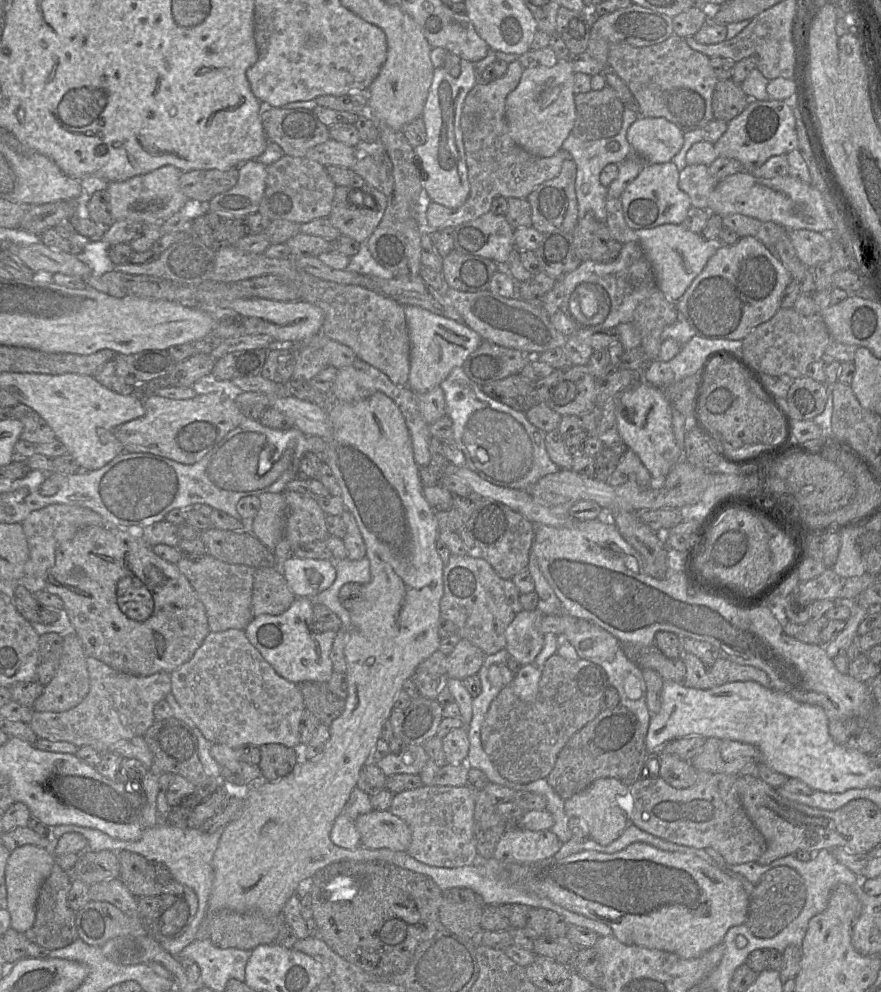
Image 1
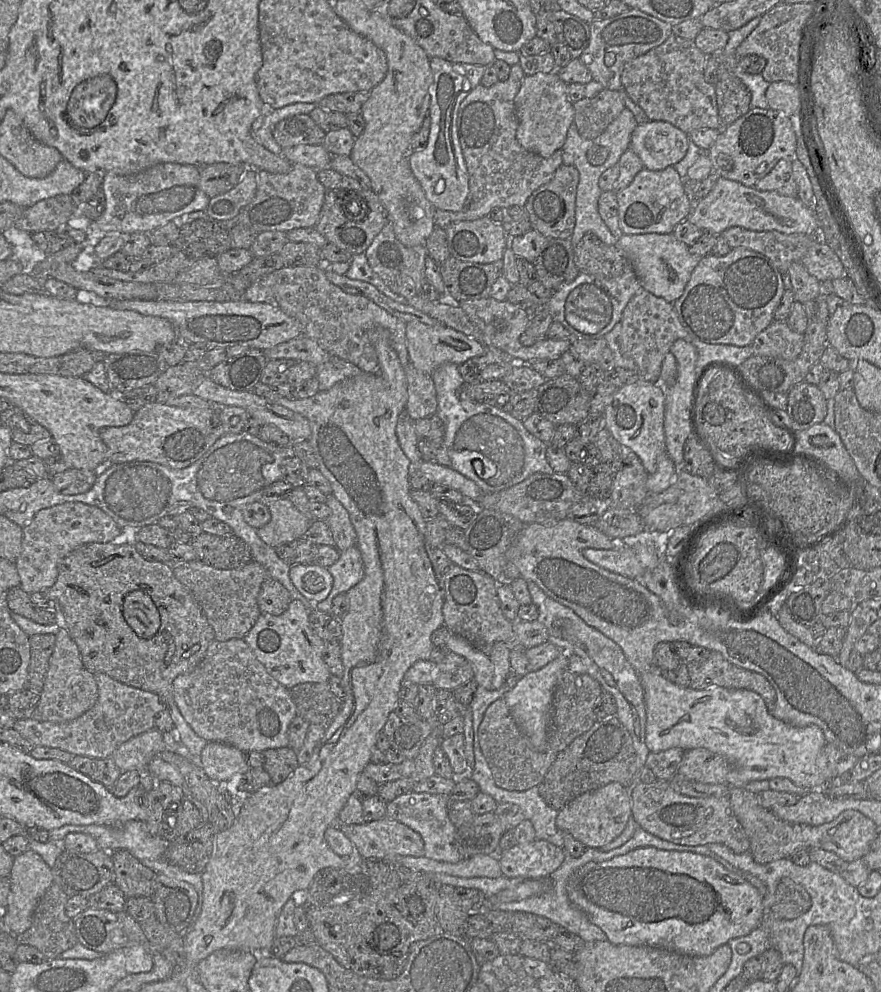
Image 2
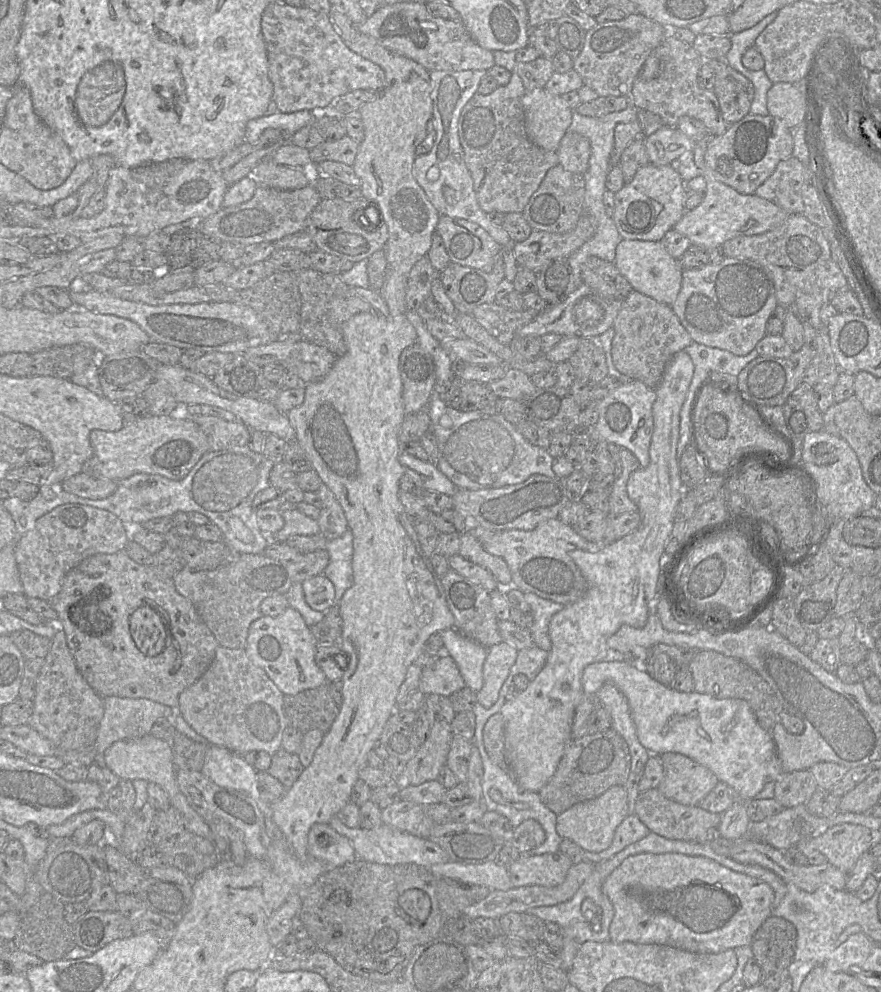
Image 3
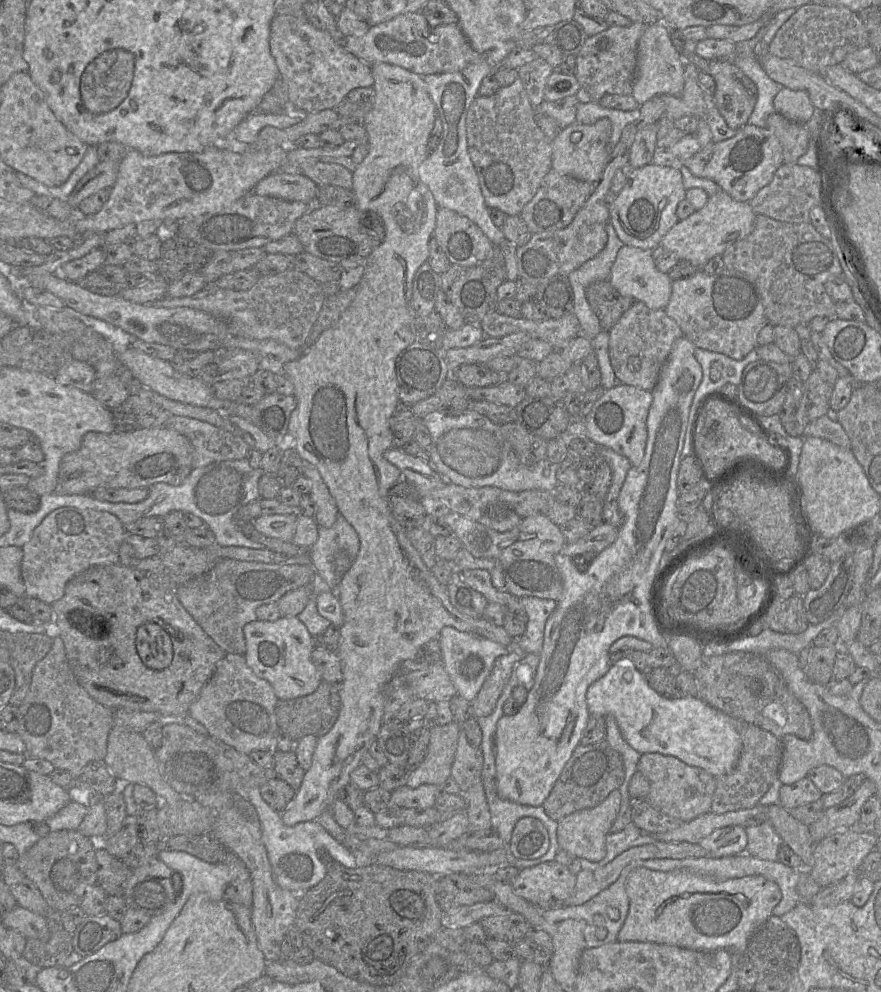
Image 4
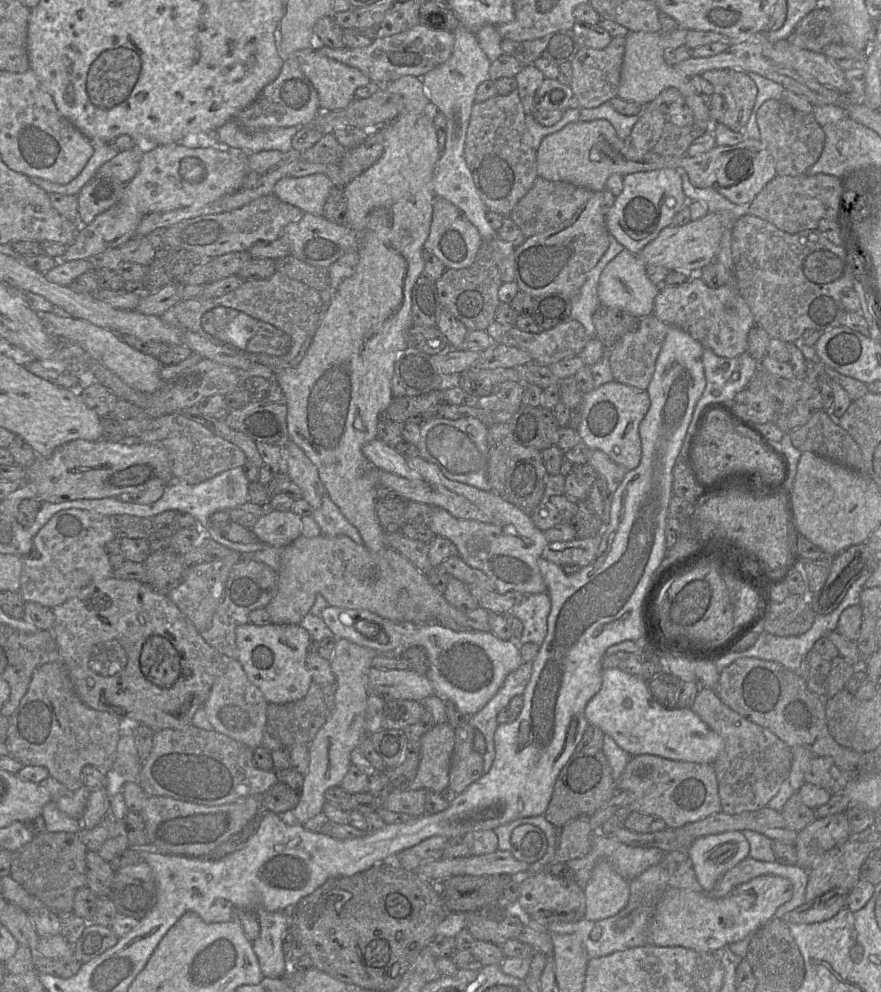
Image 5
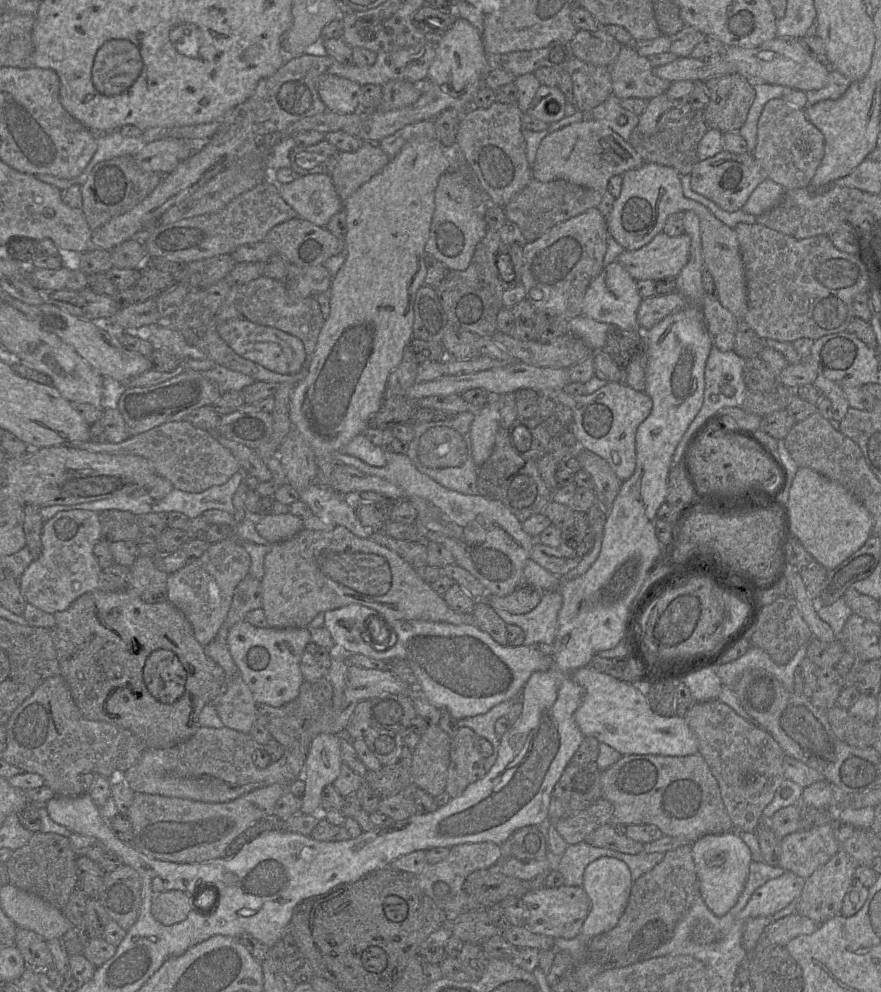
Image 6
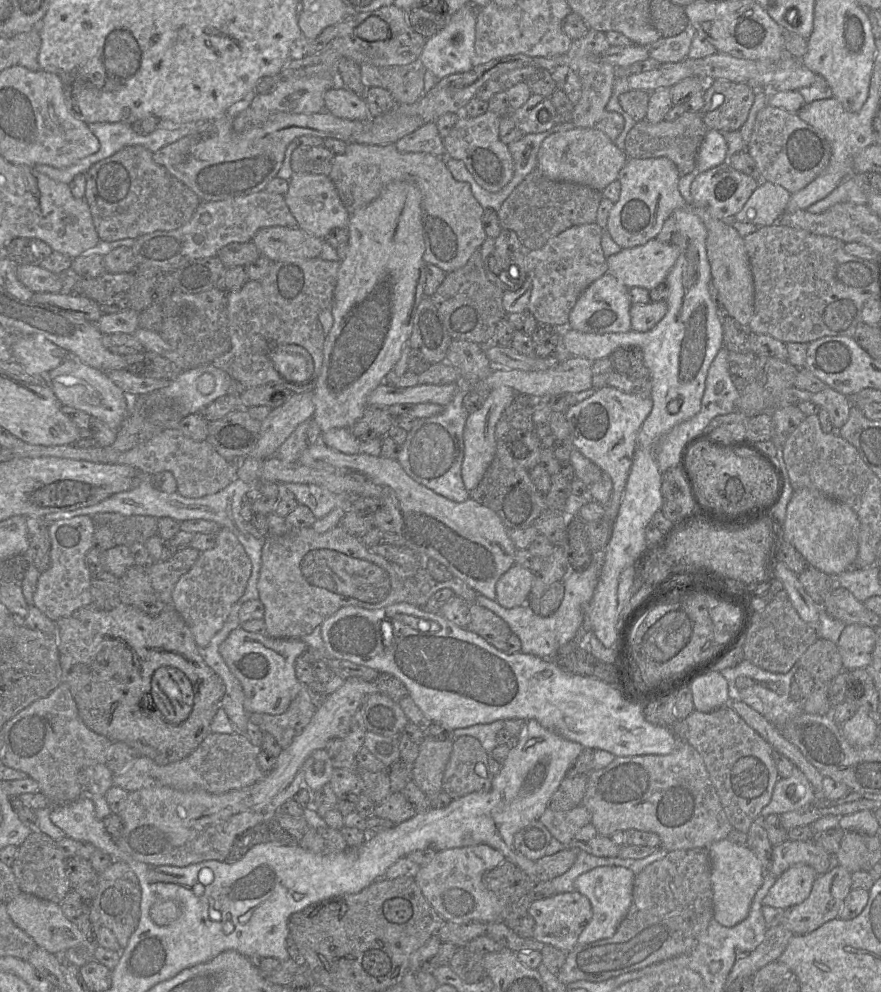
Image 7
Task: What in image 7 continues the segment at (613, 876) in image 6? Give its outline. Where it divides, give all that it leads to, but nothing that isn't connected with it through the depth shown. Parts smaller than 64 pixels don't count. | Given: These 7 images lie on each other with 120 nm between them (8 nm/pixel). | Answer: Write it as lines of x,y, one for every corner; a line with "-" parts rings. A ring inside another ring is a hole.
599,866
587,871
575,880
575,890
588,898
592,907
592,919
578,937
578,945
590,944
612,937
632,901
635,874
621,866

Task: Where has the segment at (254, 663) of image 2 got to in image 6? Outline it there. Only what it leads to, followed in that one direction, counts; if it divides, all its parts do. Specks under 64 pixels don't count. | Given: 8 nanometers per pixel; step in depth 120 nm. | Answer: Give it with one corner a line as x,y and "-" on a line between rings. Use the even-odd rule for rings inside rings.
240,675
227,680
224,693
213,704
224,727
248,734
256,723
256,703

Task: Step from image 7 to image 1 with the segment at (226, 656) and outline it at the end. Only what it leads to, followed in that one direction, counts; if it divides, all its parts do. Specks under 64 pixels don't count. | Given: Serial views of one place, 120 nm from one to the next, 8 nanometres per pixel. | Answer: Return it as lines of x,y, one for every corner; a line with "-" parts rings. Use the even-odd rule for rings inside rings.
297,598
290,608
280,615
263,614
254,617
245,628
250,643
284,679
299,684
304,681
328,682
333,666
330,659
337,631
315,632
311,598

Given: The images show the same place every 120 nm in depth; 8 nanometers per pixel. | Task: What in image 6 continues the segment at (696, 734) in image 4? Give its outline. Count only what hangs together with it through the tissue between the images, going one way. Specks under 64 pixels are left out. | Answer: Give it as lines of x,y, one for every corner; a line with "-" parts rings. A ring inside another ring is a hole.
589,667
573,671
570,677
583,689
582,702
574,713
574,720
584,736
595,737
622,756
688,756
698,753
697,740
685,718
656,714
637,684
618,680

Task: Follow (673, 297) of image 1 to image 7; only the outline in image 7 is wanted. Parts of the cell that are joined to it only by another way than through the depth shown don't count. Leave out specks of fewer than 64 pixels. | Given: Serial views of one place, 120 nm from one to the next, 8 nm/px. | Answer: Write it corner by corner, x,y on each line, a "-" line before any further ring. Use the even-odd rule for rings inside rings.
610,273
591,283
578,297
569,314
567,328
584,333
623,333
631,329
629,289

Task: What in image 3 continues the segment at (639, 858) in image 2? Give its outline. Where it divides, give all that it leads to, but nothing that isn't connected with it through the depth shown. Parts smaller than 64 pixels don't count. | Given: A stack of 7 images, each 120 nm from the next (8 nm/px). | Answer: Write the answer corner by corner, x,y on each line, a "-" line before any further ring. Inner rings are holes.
640,853
627,857
604,881
603,893
614,908
610,941
663,945
711,954
752,944
753,936
771,915
773,889
765,882
734,872
707,857
680,853

